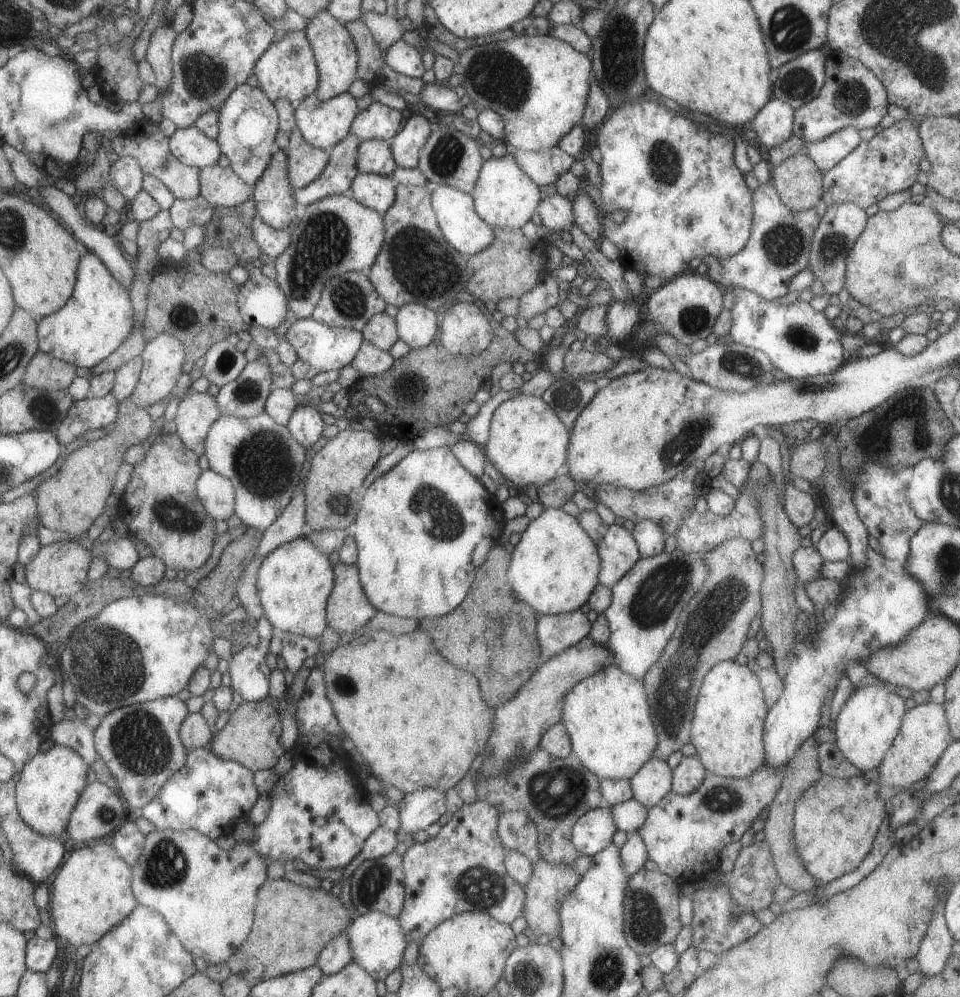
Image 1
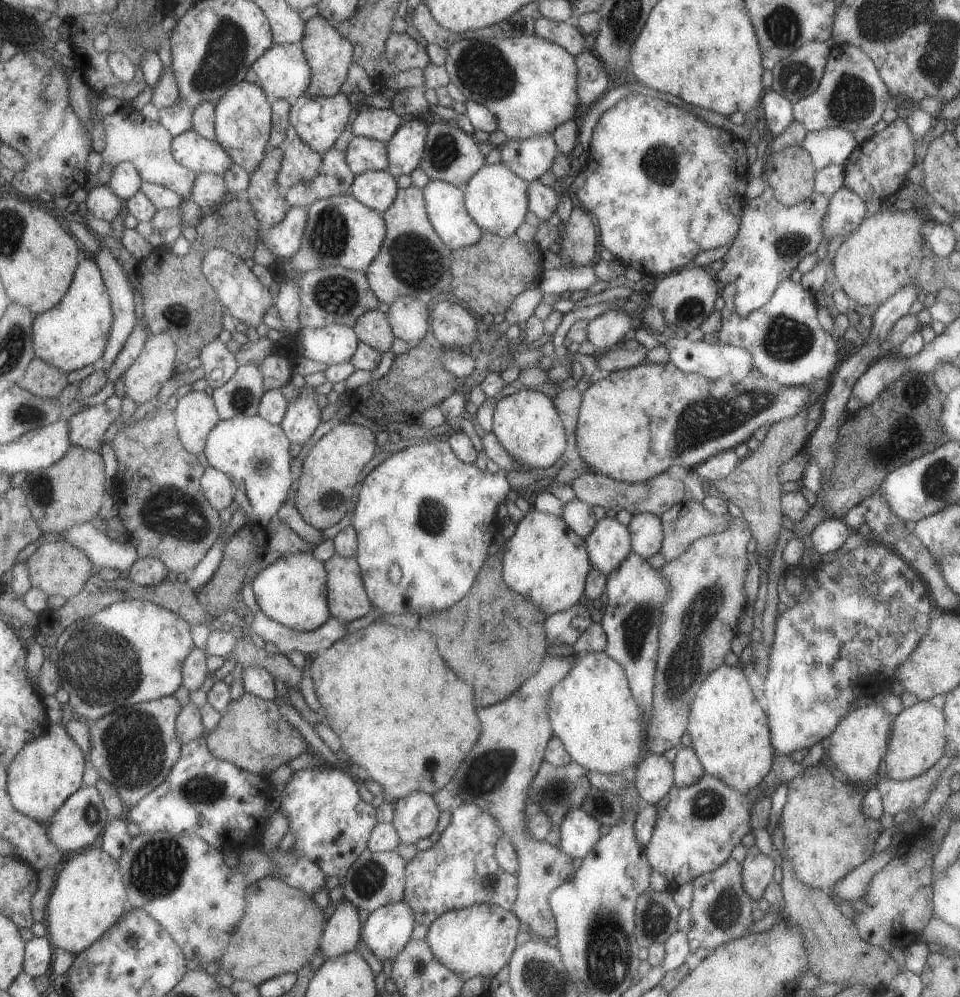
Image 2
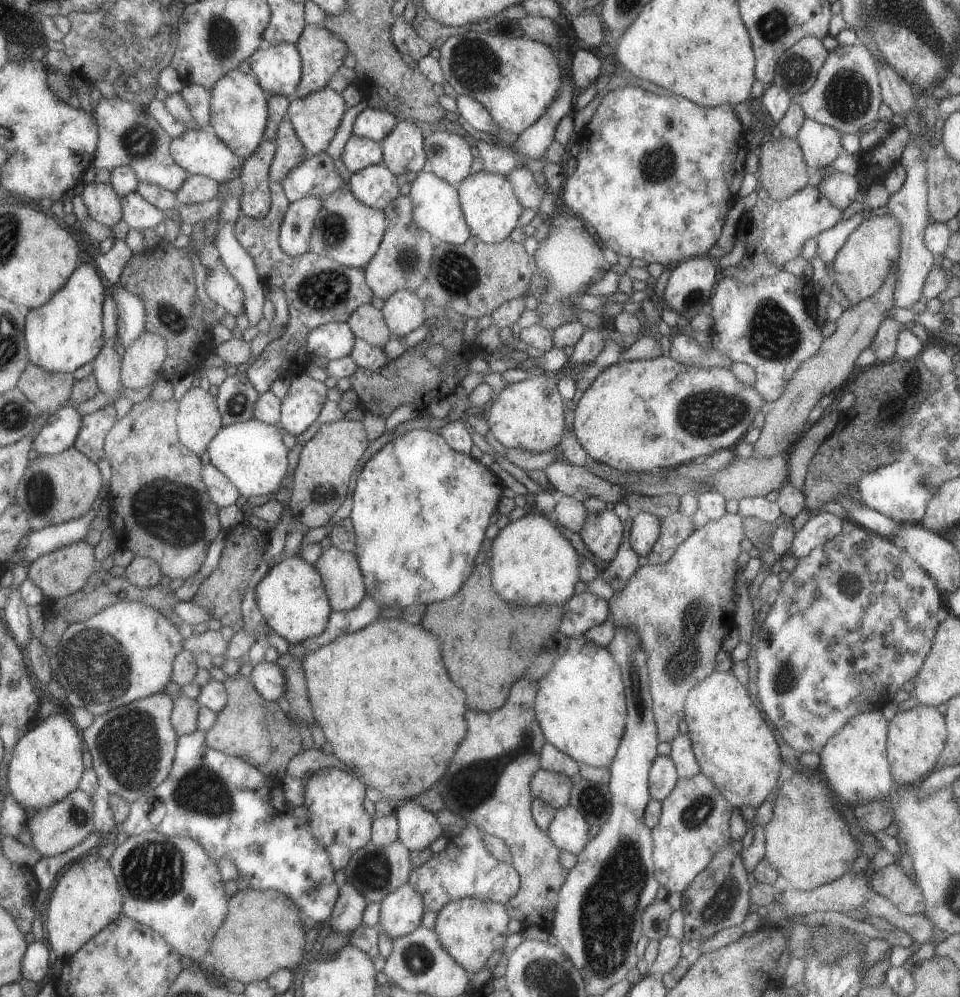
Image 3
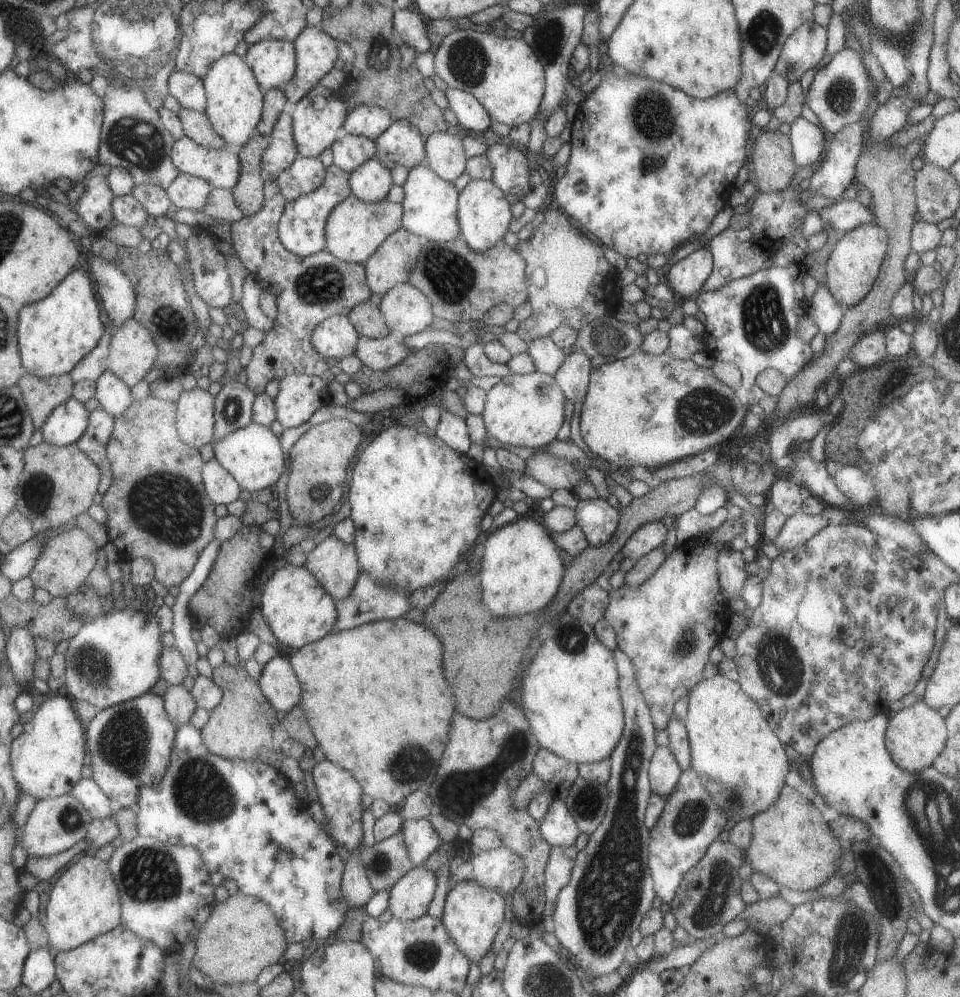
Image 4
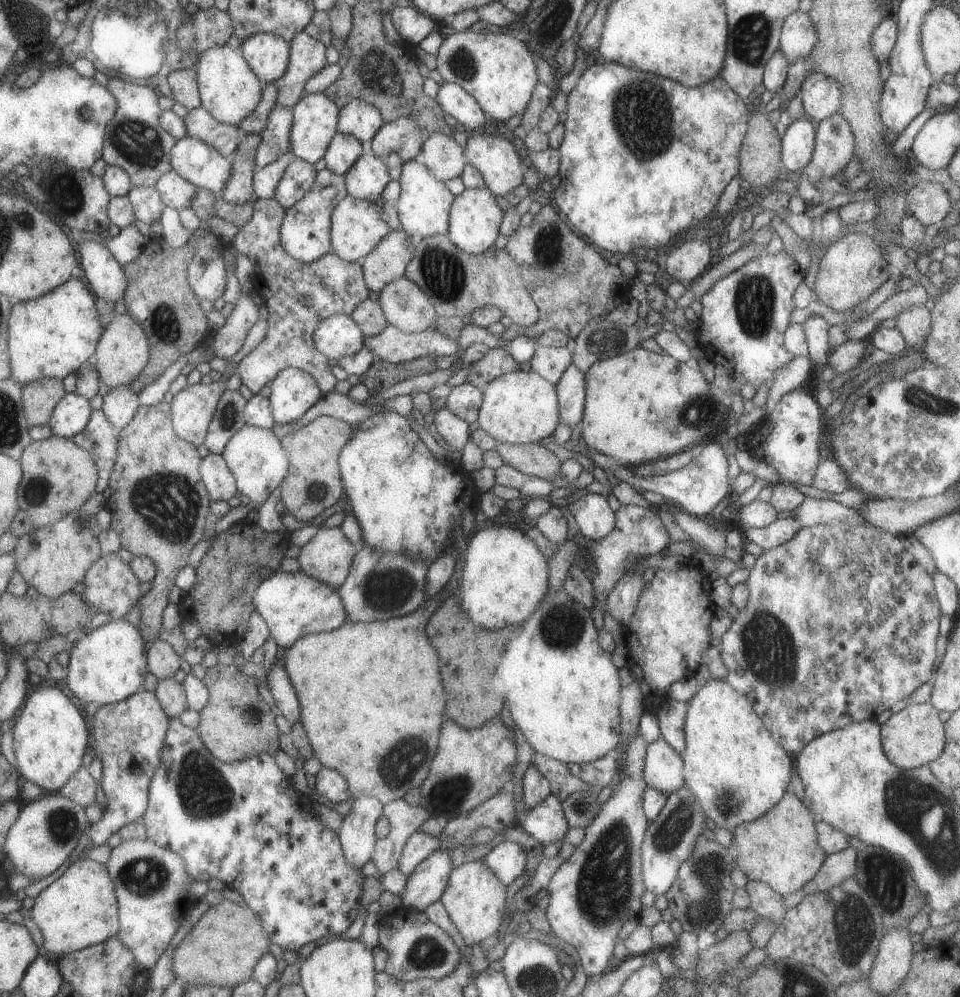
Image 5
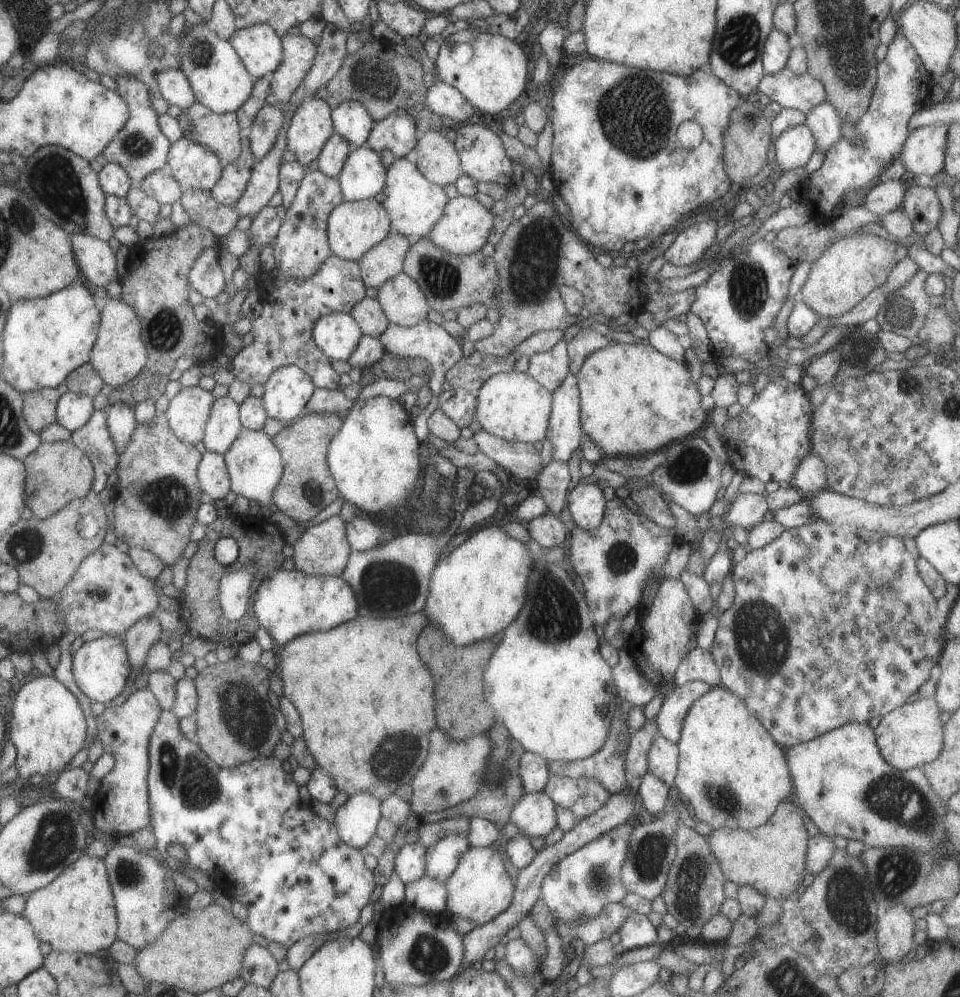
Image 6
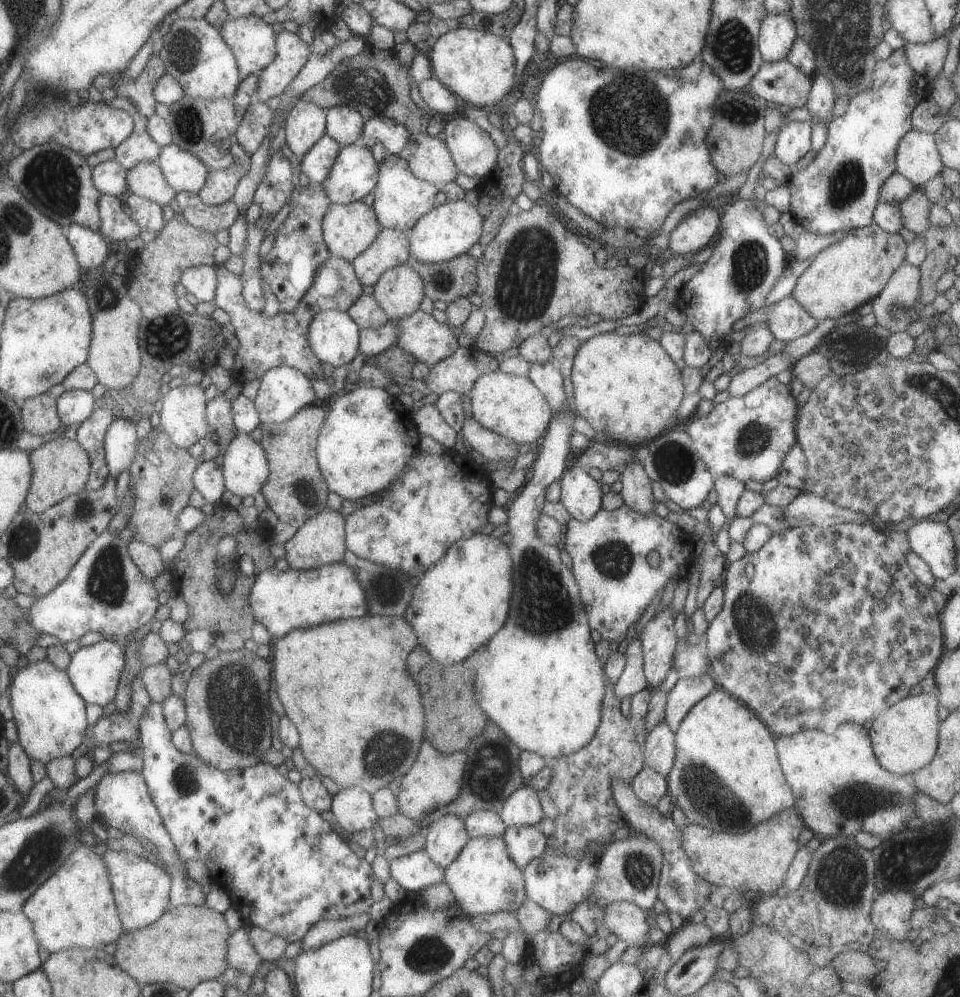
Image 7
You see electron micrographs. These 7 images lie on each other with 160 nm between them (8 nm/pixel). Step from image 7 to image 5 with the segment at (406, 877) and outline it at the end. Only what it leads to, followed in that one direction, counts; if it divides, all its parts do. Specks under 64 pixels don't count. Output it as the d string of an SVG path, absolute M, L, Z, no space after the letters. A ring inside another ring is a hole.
M415 831L409 835L402 848L402 855L398 858L397 869L406 877L413 872L413 869L432 852L440 849L440 842L429 834Z

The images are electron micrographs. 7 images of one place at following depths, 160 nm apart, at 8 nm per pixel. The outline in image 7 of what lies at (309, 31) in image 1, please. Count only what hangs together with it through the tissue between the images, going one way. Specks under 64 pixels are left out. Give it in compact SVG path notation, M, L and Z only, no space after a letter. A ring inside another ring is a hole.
M289 31L278 34L276 45L278 55L275 62L260 74L258 98L264 103L285 92L287 84L297 76L311 54L311 46L307 48L307 44L296 33Z

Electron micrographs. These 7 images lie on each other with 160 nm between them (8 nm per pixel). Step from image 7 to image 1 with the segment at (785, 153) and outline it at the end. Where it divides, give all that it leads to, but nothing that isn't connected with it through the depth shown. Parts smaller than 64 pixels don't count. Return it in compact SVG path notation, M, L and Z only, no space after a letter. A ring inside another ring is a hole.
M853 127L842 128L821 140L808 143L804 153L813 160L823 174L860 143L861 138L857 131Z

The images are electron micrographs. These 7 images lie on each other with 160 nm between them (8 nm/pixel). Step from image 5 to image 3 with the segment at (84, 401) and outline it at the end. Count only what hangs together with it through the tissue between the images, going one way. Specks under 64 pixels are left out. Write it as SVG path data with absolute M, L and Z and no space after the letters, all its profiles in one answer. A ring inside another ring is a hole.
M75 404L55 411L34 438L32 448L39 456L63 453L75 446L83 422L84 416L75 410Z

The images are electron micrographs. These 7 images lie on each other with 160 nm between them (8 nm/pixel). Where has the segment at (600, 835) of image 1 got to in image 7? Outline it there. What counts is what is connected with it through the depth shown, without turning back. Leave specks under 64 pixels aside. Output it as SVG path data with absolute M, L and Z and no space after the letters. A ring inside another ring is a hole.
M522 784L497 812L506 827L538 827L544 816L536 790Z

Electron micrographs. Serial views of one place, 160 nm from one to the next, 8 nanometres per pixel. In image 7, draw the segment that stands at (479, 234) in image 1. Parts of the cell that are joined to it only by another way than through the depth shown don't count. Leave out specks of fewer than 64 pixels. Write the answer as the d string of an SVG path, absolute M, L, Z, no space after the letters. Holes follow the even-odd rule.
M386 153L381 164L378 164L378 181L372 190L374 196L372 207L377 222L383 228L401 232L411 230L417 219L433 208L433 199L439 191L439 186L413 176L400 155Z

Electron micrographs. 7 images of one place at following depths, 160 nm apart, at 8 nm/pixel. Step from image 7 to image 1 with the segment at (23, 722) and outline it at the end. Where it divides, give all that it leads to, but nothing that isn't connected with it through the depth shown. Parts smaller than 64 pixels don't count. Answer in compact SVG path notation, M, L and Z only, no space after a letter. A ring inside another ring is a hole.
M51 743L22 770L17 783L18 809L33 830L45 836L61 838L68 832L69 823L81 795L87 788L88 762L71 747Z

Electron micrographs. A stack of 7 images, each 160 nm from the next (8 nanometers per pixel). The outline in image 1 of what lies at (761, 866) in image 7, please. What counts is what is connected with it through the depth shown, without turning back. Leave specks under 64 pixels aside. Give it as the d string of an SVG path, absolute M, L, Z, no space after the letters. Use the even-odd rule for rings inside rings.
M823 775L814 785L797 798L793 813L796 851L807 872L816 882L828 883L855 870L872 847L874 836L884 817L884 800L879 797L879 783L868 781L861 775L837 778Z

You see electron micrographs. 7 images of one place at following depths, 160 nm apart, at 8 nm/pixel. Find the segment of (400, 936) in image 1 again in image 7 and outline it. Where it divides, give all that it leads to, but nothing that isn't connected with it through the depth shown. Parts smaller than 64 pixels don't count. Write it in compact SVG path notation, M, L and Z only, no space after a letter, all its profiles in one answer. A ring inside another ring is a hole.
M445 815L432 822L425 831L423 850L439 867L445 870L470 839L464 827L464 819Z

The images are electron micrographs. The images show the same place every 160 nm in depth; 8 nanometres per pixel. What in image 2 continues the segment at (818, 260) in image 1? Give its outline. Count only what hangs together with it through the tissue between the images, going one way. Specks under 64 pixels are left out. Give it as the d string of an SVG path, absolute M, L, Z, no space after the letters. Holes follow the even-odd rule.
M841 187L828 199L822 218L822 238L828 243L832 238L851 234L867 216L863 201L848 188Z

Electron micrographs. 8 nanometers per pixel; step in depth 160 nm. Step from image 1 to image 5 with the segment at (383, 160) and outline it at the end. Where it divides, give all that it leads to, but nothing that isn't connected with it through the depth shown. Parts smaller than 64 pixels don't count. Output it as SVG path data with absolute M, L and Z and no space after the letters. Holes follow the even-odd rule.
M336 133L329 141L328 148L324 152L325 168L333 171L333 174L344 175L362 155L365 147L366 145L358 138L350 134Z

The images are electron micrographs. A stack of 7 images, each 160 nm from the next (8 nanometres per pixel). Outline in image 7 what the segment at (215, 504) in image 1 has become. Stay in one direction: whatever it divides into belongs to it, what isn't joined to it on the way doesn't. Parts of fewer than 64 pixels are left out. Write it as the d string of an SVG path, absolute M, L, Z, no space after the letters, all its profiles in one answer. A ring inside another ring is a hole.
M220 459L202 461L194 474L195 486L206 502L215 505L228 490L223 462Z

